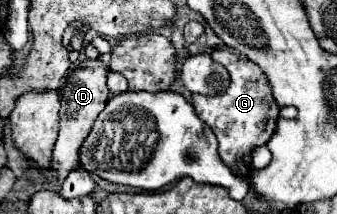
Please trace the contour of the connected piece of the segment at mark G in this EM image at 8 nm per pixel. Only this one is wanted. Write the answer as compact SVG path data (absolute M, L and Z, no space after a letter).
M215 49L211 57L213 61L227 67L227 71L231 73L231 85L219 97L193 95L191 103L197 115L217 135L219 157L223 159L223 163L231 167L231 171L235 171L237 175L247 175L251 169L251 151L259 145L265 145L275 131L275 123L279 119L279 105L271 93L267 75L253 61L247 61L245 57L227 49Z

